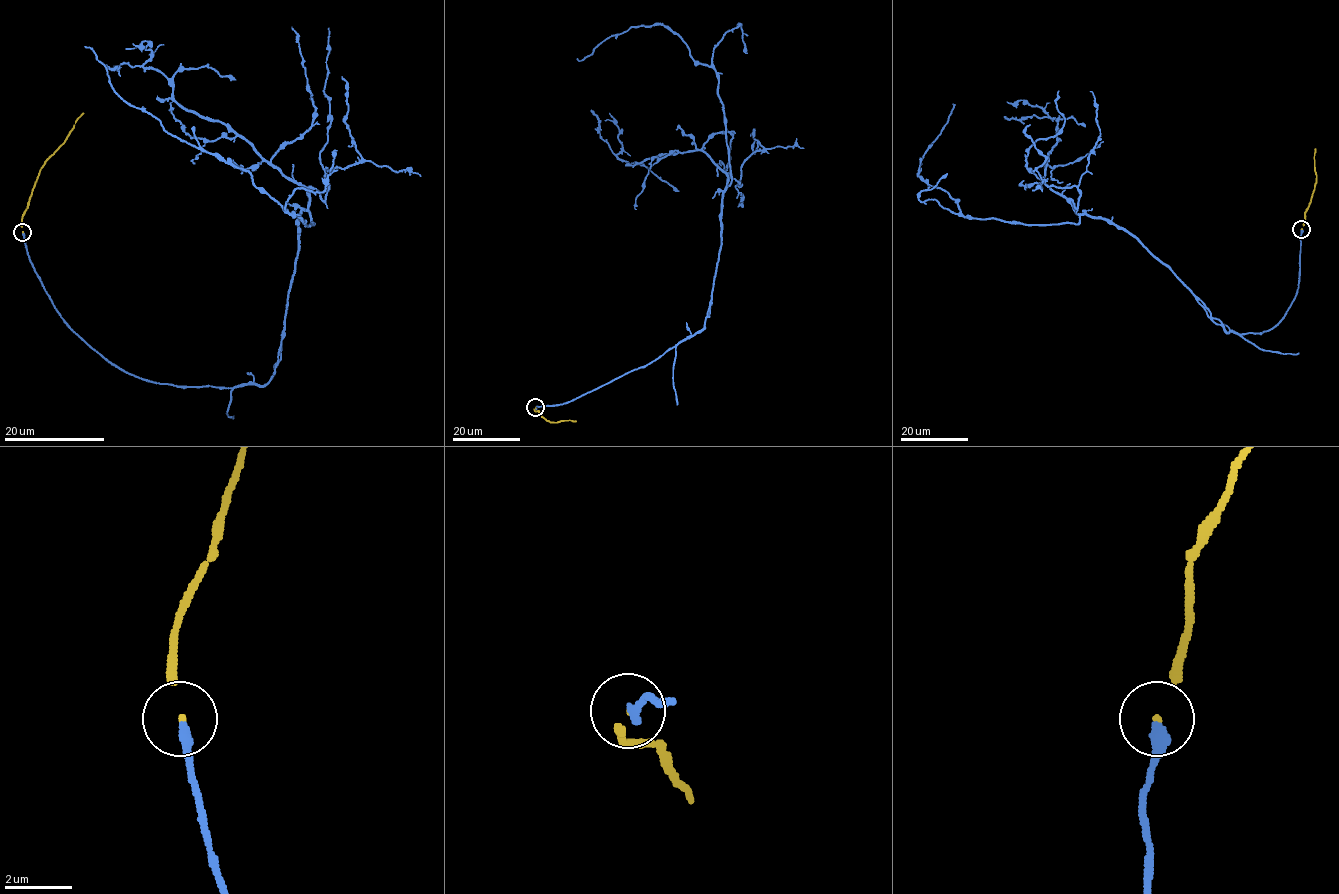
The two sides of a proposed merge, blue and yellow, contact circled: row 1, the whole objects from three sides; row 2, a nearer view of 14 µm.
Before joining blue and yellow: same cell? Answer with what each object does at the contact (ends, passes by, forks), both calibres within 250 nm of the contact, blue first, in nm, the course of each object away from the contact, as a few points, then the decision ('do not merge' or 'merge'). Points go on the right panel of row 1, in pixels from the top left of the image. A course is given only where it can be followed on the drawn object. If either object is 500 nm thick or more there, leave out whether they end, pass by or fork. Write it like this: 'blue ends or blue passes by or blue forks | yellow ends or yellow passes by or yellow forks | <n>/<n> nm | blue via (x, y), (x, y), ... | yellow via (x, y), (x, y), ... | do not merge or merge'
blue ends | yellow ends | 320/90 nm | blue via (1302, 229), (1298, 286), (1278, 323), (1226, 332), (1172, 272), (1105, 220), (965, 217), (918, 176), (952, 104) | yellow via (1302, 229), (1316, 182), (1314, 149) | merge

